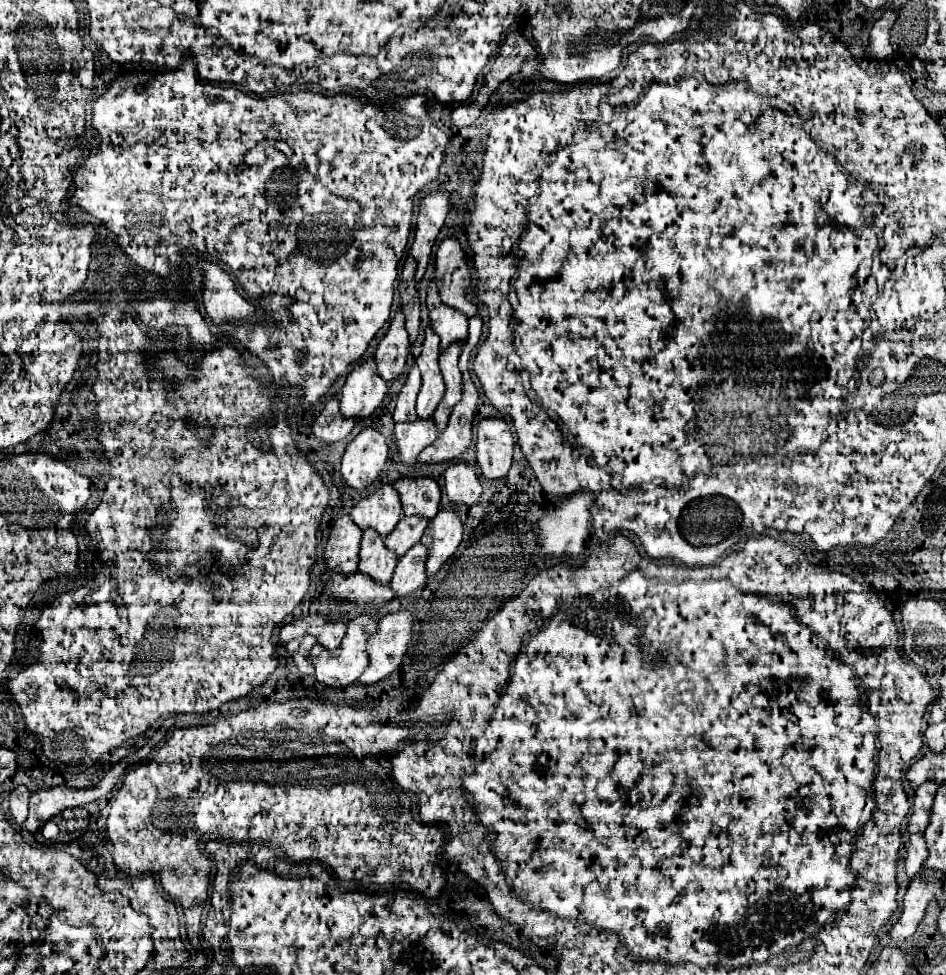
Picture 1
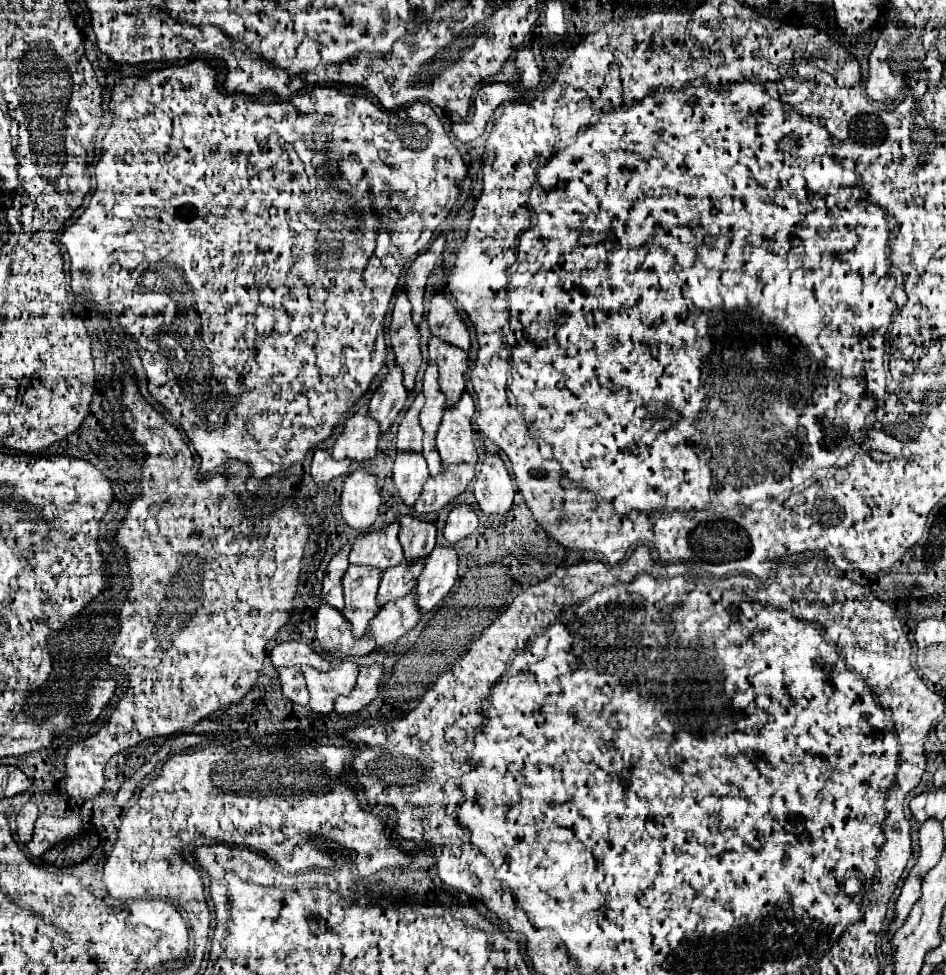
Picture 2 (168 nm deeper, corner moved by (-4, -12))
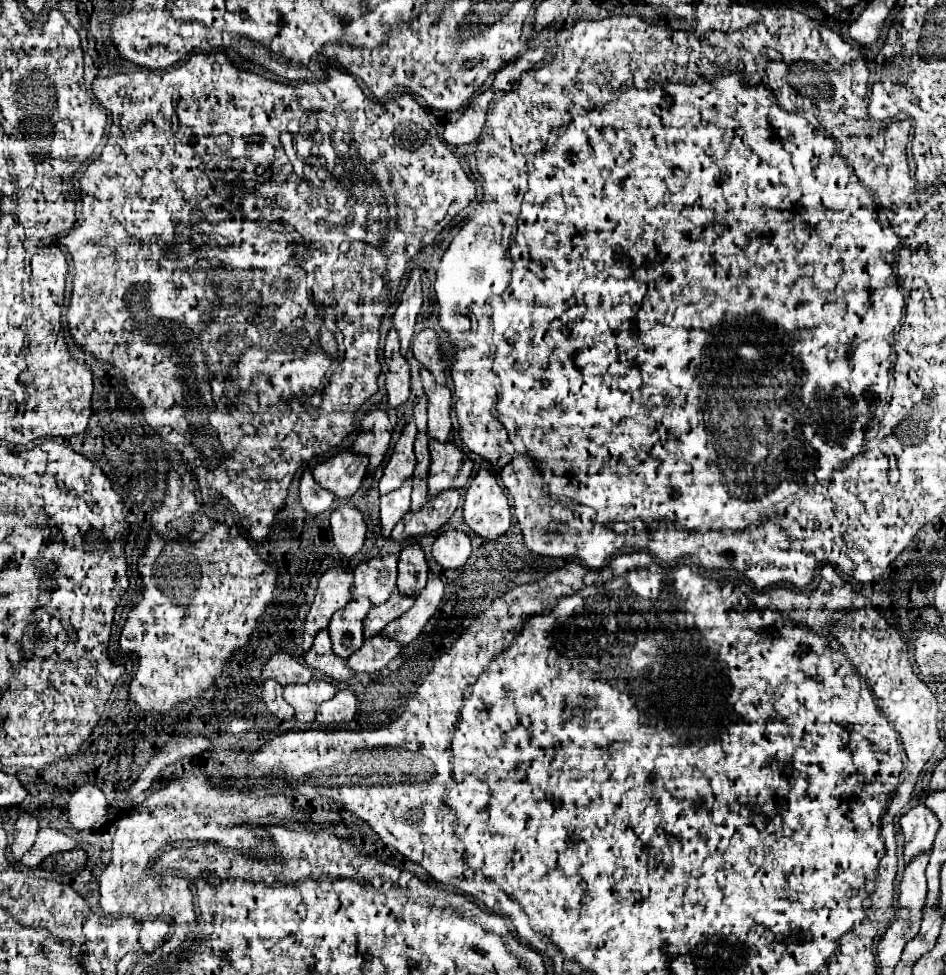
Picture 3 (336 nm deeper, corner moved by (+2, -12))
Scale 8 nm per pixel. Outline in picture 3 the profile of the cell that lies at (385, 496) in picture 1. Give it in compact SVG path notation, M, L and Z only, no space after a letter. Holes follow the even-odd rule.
M388 554L384 558L368 560L354 570L354 586L352 596L354 598L368 598L374 606L384 604L386 598L396 588L396 564L398 558L394 554Z

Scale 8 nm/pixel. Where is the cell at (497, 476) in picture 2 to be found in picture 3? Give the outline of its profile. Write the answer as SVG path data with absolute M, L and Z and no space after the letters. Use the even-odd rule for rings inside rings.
M482 468L466 490L464 522L486 542L500 538L512 524L510 502L496 478Z

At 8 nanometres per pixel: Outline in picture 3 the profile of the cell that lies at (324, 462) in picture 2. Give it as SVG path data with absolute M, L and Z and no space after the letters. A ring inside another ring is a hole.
M306 470L302 474L302 480L300 480L300 504L302 504L302 508L312 518L318 518L322 512L332 508L332 502L334 502L334 494L320 488L316 484L316 480L312 478L310 470Z

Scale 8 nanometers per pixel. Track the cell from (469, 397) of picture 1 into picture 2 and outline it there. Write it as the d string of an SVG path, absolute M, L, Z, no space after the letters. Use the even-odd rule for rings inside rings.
M458 462L454 466L444 466L440 474L426 480L422 494L414 504L418 516L436 512L436 510L444 508L446 504L450 504L456 496L460 496L466 490L466 486L472 478L474 478L474 466L470 466L466 462Z

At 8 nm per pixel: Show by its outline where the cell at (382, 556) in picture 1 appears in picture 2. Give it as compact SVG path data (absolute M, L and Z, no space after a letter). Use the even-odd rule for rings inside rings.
M350 566L344 574L344 616L352 622L352 634L360 638L370 620L378 614L378 586L380 576L374 570L360 570L360 566Z

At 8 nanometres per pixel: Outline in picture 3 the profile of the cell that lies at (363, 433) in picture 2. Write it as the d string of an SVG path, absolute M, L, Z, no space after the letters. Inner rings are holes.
M342 450L338 456L314 466L312 476L336 498L348 500L360 488L366 466L368 466L366 456L358 456L352 450Z

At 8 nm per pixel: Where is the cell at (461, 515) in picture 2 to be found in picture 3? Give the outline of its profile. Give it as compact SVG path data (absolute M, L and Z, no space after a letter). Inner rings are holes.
M444 532L436 538L432 546L432 558L444 568L444 570L456 570L466 564L470 556L470 538L464 532Z

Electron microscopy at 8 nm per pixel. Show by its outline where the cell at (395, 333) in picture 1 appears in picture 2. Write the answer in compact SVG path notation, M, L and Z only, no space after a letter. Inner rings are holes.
M394 364L386 380L374 390L370 404L368 404L368 410L372 418L380 422L382 432L386 432L394 424L406 398L408 398L408 390L404 388L404 382L402 382L402 368Z

